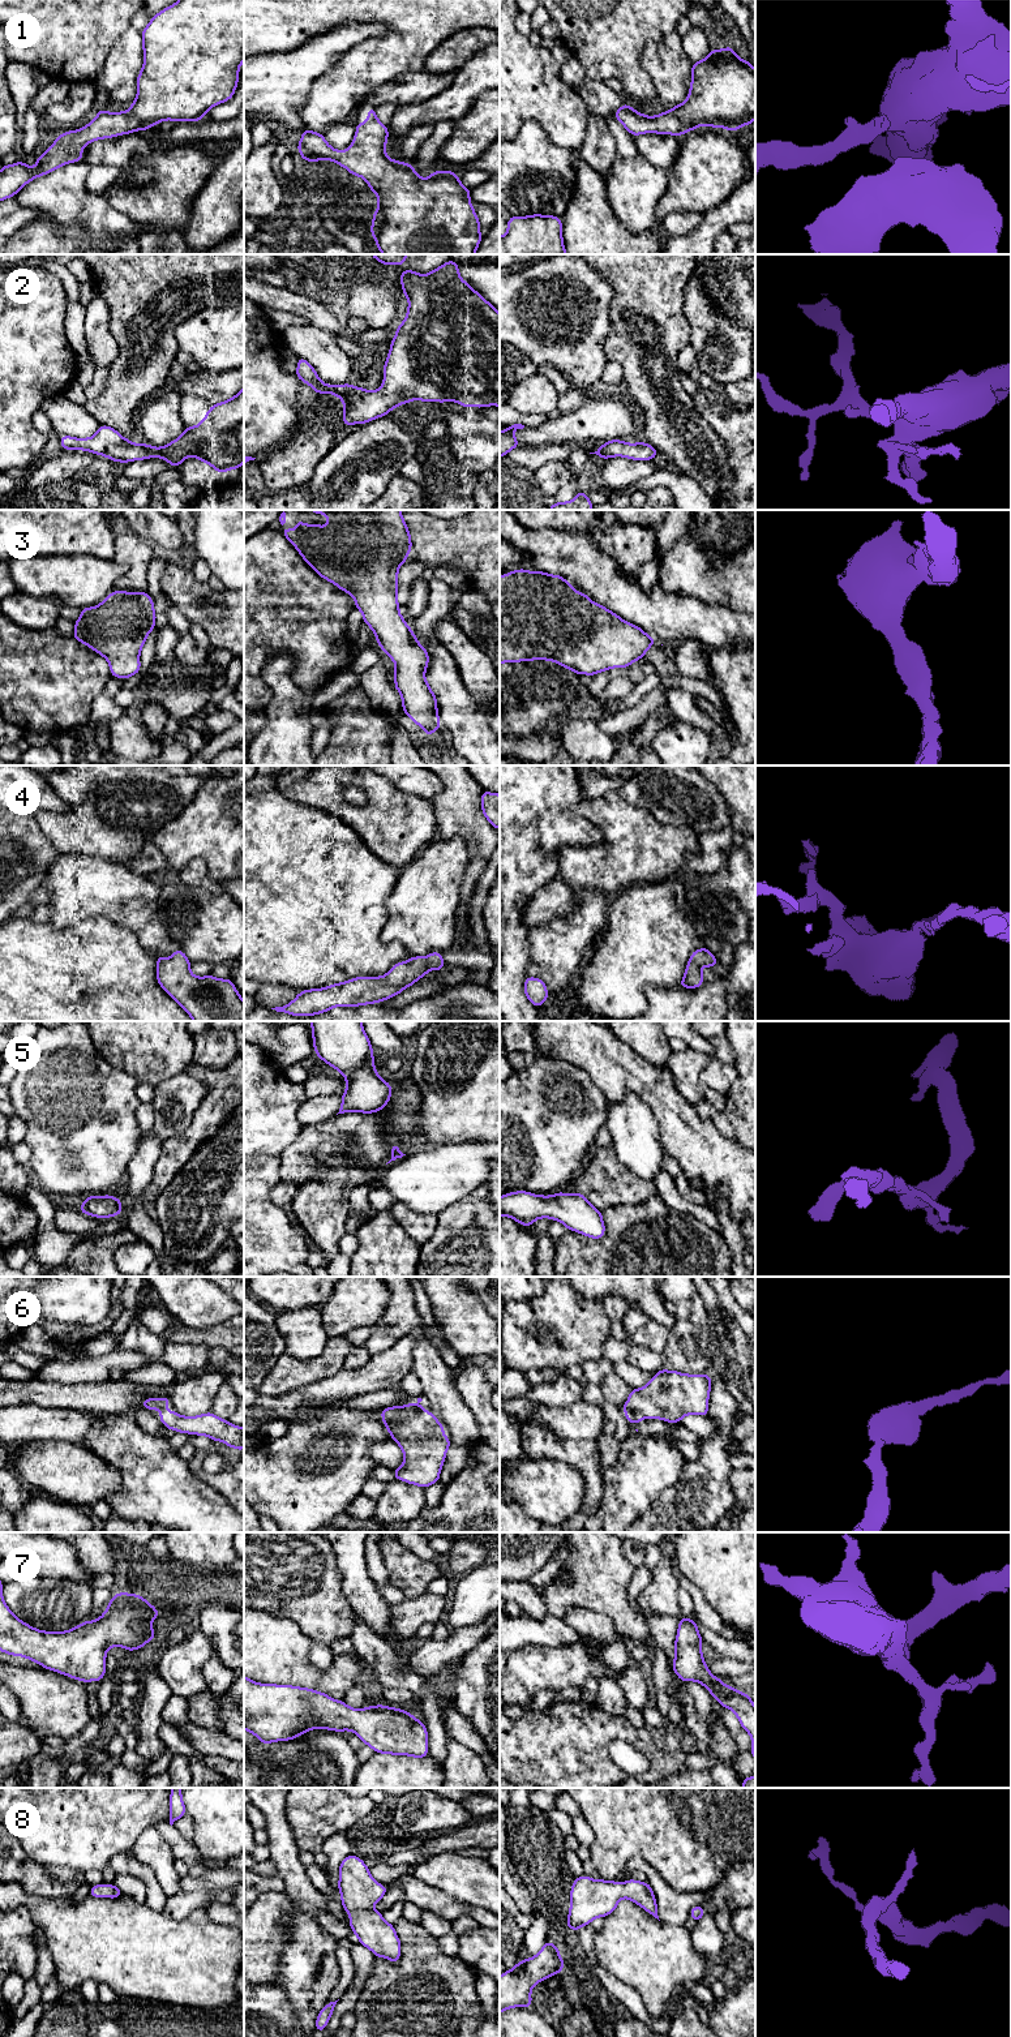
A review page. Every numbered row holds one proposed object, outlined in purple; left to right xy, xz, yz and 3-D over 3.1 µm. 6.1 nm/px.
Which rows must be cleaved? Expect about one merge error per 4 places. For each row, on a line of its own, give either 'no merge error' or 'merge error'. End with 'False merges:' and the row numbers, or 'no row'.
1: no merge error
2: no merge error
3: no merge error
4: no merge error
5: no merge error
6: no merge error
7: no merge error
8: no merge error
False merges: no row

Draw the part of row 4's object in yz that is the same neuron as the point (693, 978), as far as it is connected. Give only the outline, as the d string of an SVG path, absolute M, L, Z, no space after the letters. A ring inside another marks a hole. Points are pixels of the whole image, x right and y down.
M706 948L695 949L686 964L686 970L680 985L685 989L697 989L703 985L702 966L712 968L717 965L715 956Z

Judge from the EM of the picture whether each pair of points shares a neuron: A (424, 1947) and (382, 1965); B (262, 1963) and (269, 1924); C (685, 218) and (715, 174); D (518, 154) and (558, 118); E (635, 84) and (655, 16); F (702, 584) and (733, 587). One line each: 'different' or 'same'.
A: same
B: same
C: different
D: different
E: same
F: same

